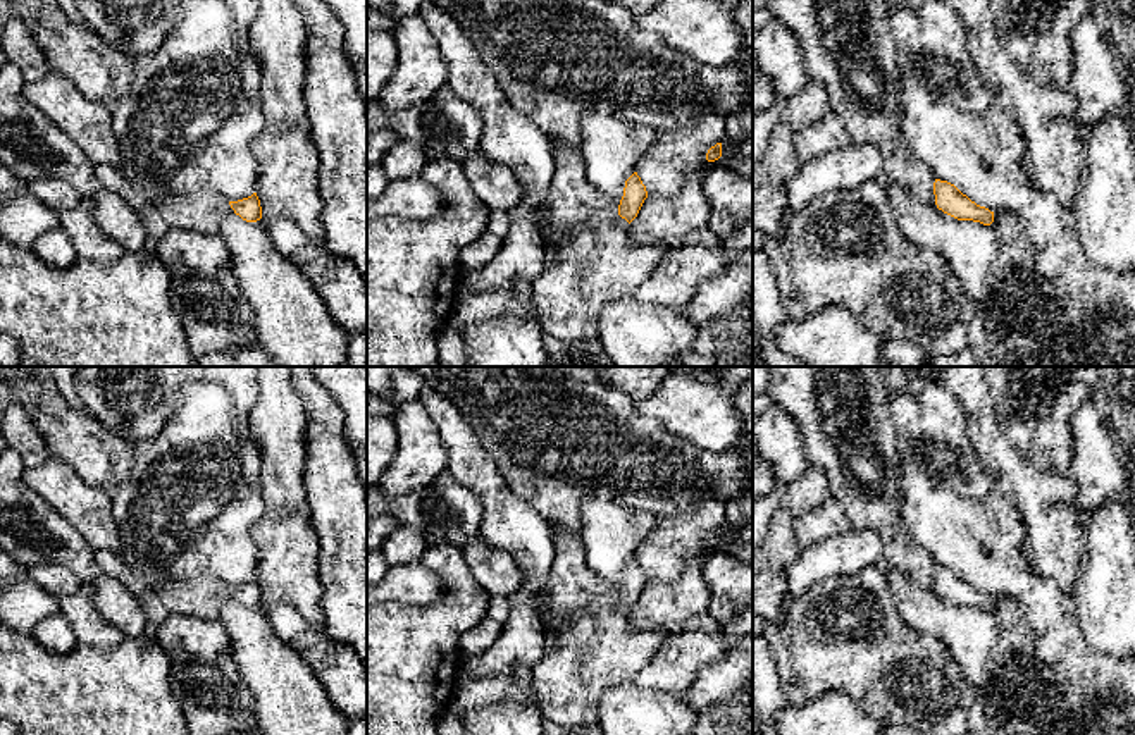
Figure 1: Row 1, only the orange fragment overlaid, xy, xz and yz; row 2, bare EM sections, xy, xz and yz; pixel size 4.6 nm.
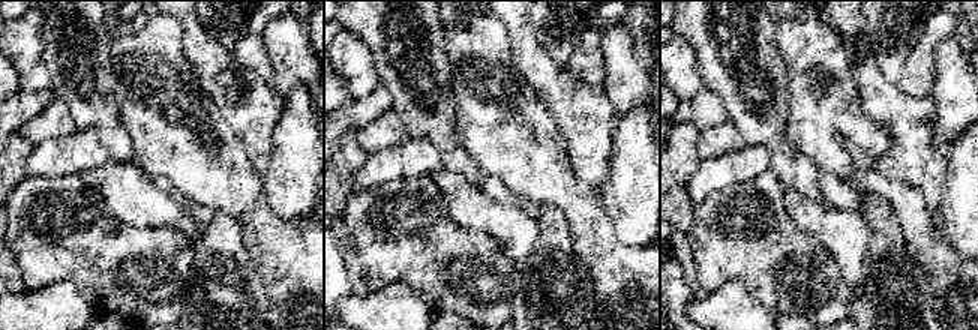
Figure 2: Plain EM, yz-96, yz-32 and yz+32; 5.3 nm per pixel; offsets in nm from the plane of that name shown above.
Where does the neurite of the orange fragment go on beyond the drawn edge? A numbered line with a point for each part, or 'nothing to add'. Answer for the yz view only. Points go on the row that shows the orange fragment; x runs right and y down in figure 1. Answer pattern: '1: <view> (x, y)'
nothing to add

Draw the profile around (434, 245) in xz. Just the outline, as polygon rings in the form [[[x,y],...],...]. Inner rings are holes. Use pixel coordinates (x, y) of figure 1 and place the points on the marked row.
[[[432,160],[420,177],[448,203],[439,217],[367,222],[367,367],[441,367],[437,336],[458,300],[460,251],[487,232],[491,210],[456,162]]]

